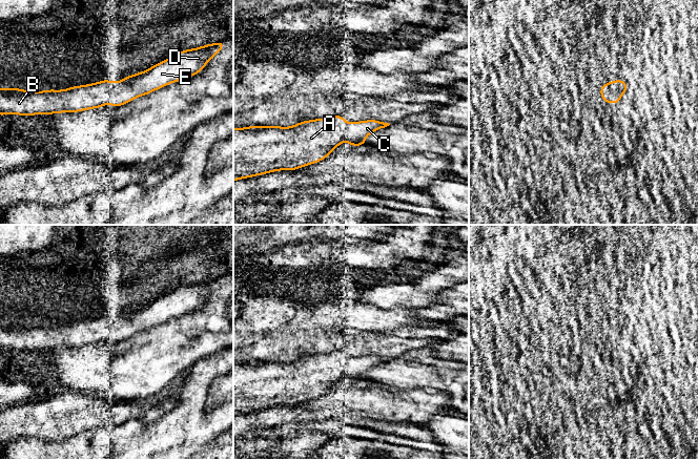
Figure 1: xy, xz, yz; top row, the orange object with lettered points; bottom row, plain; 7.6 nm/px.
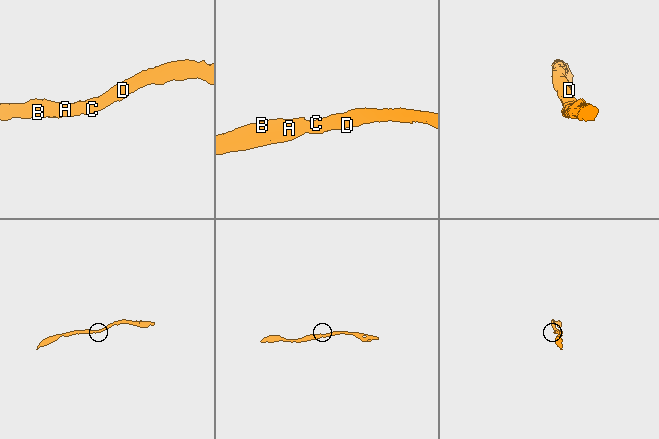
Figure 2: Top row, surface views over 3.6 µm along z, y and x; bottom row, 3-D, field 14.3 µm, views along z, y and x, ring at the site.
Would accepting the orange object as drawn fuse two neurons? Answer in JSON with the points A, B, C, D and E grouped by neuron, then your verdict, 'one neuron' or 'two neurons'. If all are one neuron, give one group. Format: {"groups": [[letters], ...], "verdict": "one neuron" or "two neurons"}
{"groups": [["A", "B", "C", "D", "E"]], "verdict": "one neuron"}

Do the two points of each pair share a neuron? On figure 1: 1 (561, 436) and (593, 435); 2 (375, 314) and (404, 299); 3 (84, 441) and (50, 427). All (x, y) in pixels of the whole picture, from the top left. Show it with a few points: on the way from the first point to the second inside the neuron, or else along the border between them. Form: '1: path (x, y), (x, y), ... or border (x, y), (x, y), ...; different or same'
1: path (569, 436), (586, 436); same
2: border (368, 302), (383, 309), (409, 308); different
3: border (97, 427), (83, 431), (64, 440), (49, 442); different

